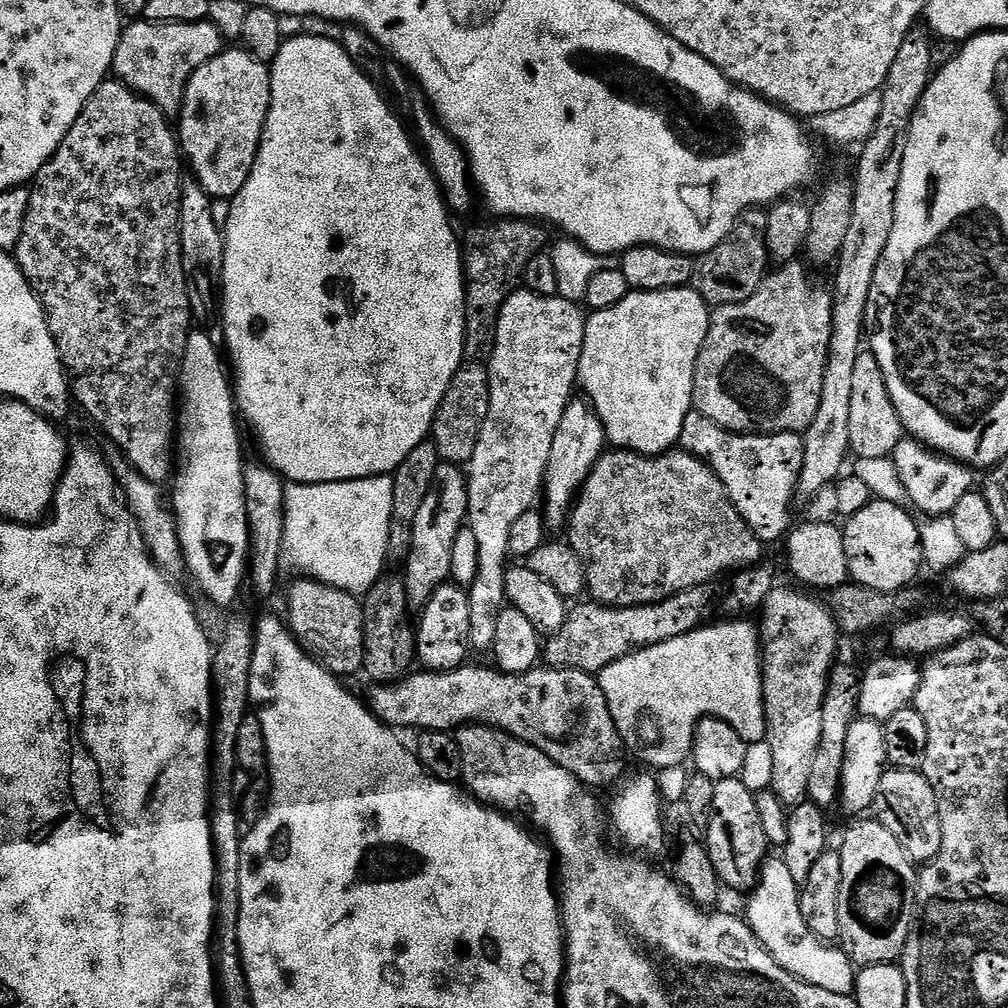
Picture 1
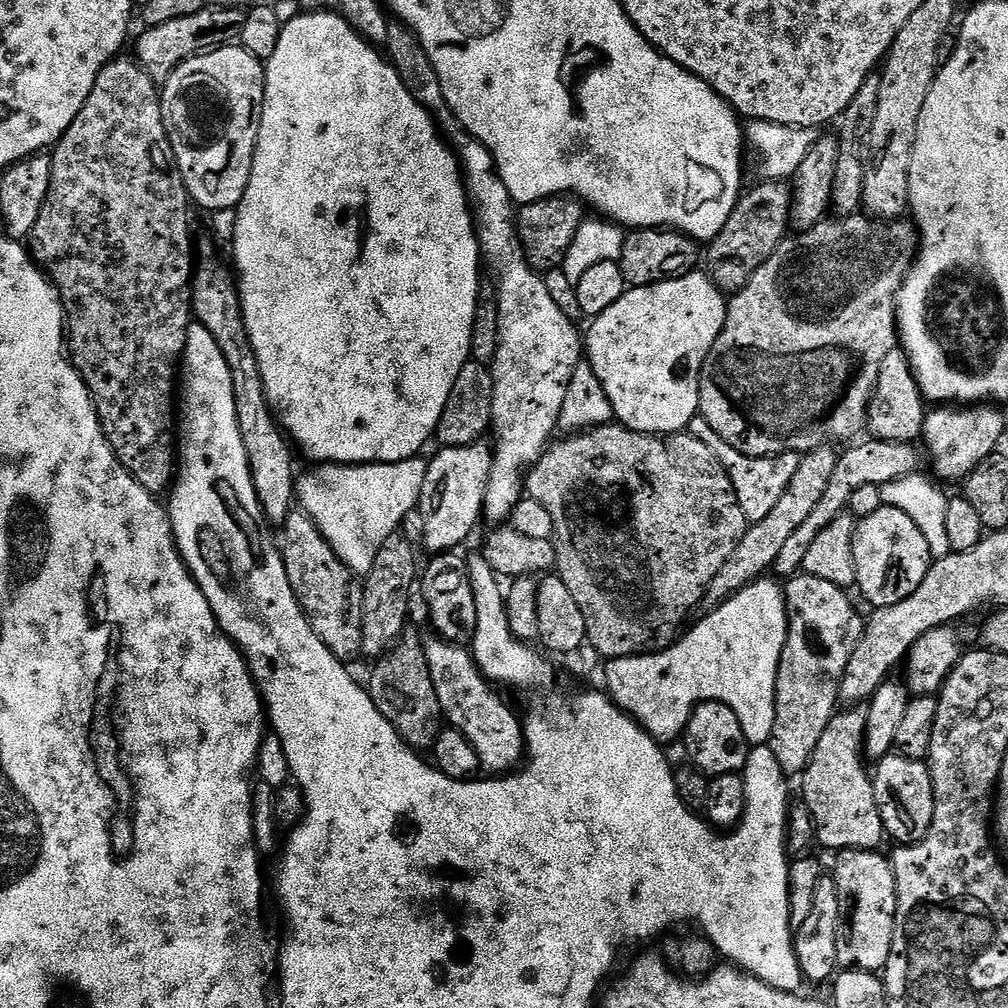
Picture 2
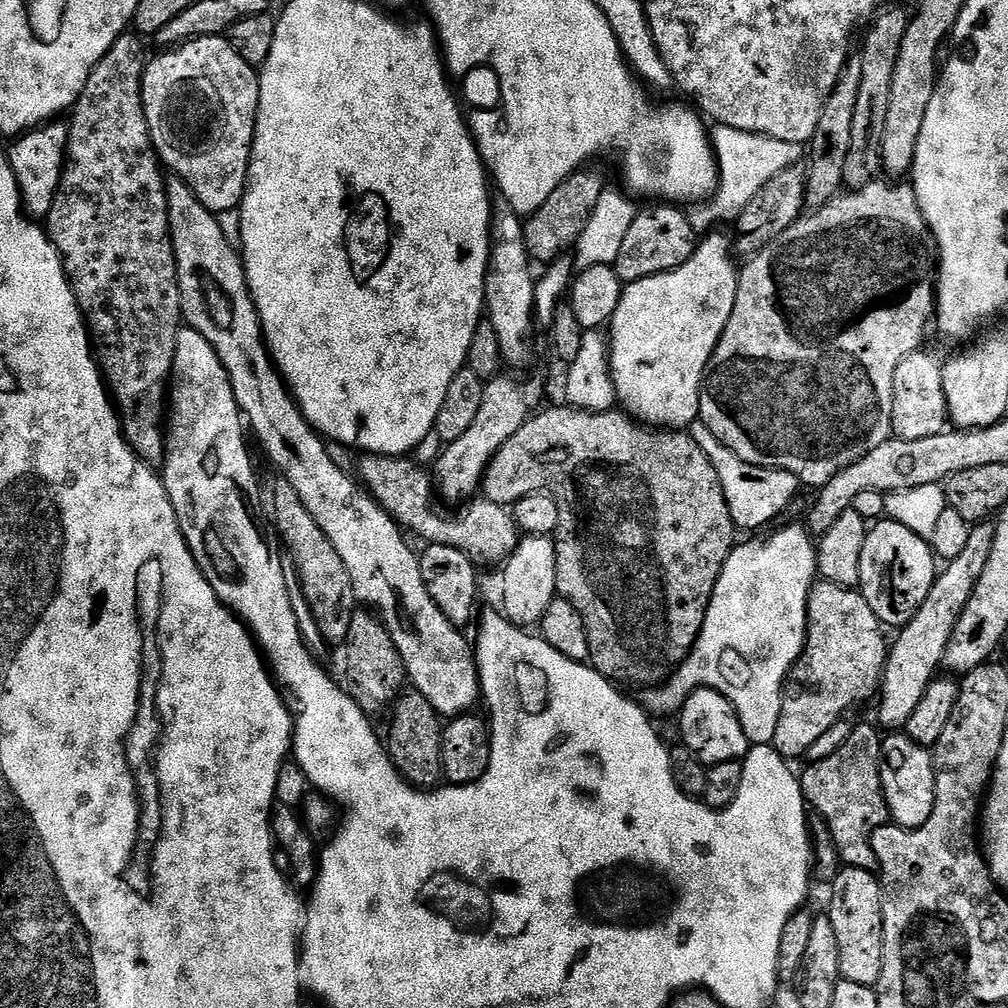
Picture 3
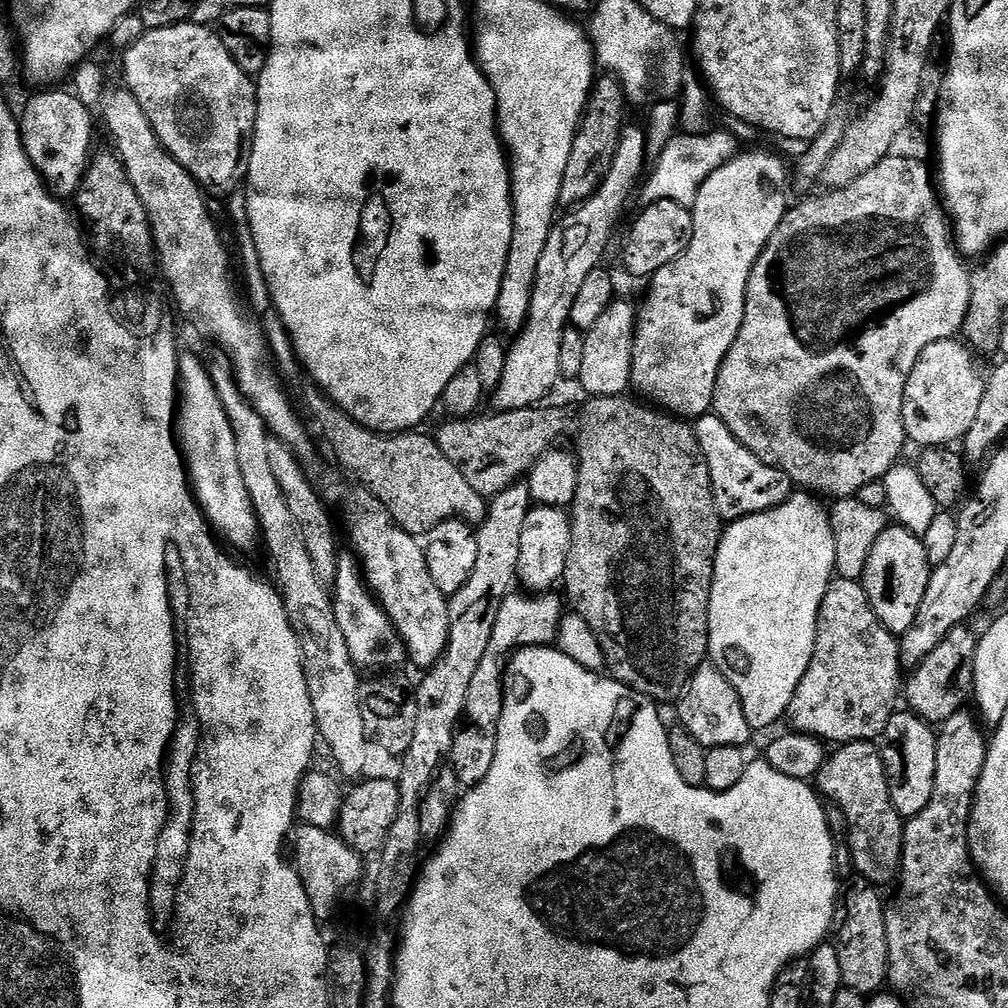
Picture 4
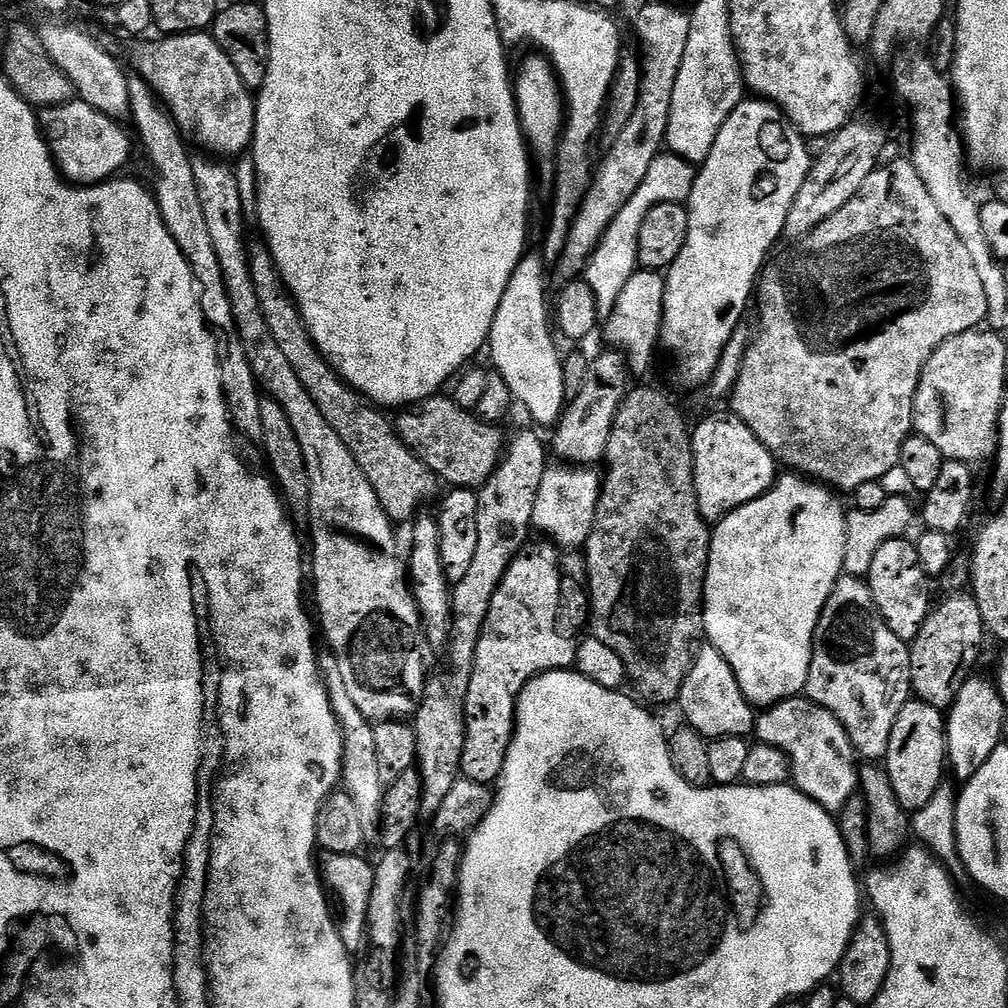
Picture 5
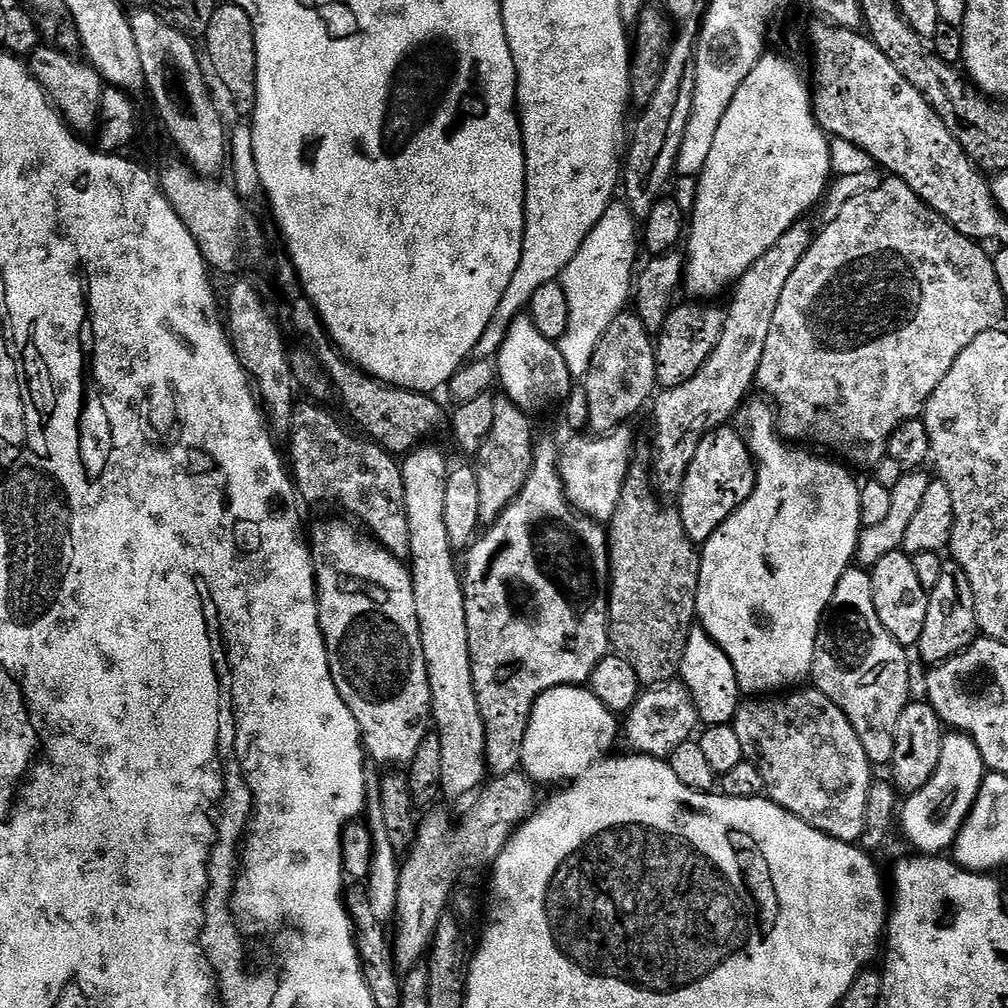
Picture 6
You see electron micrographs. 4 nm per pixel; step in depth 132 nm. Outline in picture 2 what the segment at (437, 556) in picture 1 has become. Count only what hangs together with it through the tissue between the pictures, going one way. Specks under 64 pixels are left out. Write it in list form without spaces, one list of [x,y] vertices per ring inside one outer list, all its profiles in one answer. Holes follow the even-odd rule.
[[[477,442],[453,448],[441,447],[440,453],[428,460],[418,512],[424,515],[424,544],[429,553],[443,554],[459,549],[459,544],[466,543],[468,535],[475,530],[476,523],[481,523],[492,469],[493,449],[486,445]]]

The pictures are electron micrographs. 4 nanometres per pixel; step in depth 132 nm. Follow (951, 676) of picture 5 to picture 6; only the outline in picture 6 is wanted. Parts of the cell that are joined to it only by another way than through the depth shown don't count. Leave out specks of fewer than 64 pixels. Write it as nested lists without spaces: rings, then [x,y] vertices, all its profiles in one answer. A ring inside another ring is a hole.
[[[945,559],[942,578],[938,586],[931,588],[926,606],[926,622],[922,622],[922,638],[914,645],[928,666],[935,666],[965,652],[981,635],[978,614],[974,602],[974,590],[970,590],[970,578],[966,570],[955,560]]]

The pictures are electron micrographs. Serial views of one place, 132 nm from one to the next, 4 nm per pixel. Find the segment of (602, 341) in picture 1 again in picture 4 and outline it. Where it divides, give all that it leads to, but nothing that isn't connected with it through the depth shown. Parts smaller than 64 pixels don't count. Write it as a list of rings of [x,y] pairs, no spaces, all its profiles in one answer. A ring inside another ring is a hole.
[[[758,150],[741,151],[702,182],[698,198],[691,206],[694,238],[690,238],[686,254],[651,276],[648,297],[638,308],[632,350],[632,388],[640,391],[641,397],[649,396],[644,398],[677,418],[707,416],[712,412],[718,370],[742,326],[750,274],[790,207],[790,168],[786,160],[772,150],[754,151]]]

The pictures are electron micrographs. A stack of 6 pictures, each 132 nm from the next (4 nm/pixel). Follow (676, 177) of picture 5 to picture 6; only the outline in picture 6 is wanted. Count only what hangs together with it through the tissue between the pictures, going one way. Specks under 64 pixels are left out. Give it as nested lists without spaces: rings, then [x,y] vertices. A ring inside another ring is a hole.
[[[613,202],[606,214],[598,218],[598,226],[590,230],[586,242],[582,242],[574,262],[566,266],[562,283],[566,302],[570,302],[570,326],[558,341],[558,347],[574,378],[582,378],[588,373],[606,326],[614,322],[618,313],[625,311],[627,300],[629,303],[634,288],[632,267],[636,264],[636,244],[638,248],[636,215],[628,209],[627,203]]]

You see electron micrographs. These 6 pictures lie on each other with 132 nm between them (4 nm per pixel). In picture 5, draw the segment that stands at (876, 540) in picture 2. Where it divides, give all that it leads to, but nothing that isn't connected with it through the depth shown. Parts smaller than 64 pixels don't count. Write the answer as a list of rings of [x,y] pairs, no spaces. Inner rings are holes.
[[[908,538],[886,542],[886,546],[882,546],[878,554],[874,554],[874,562],[866,579],[886,626],[890,626],[890,630],[898,634],[900,640],[915,640],[934,604],[934,599],[928,593],[930,578],[926,570],[922,570],[922,562],[918,562],[915,543]]]

